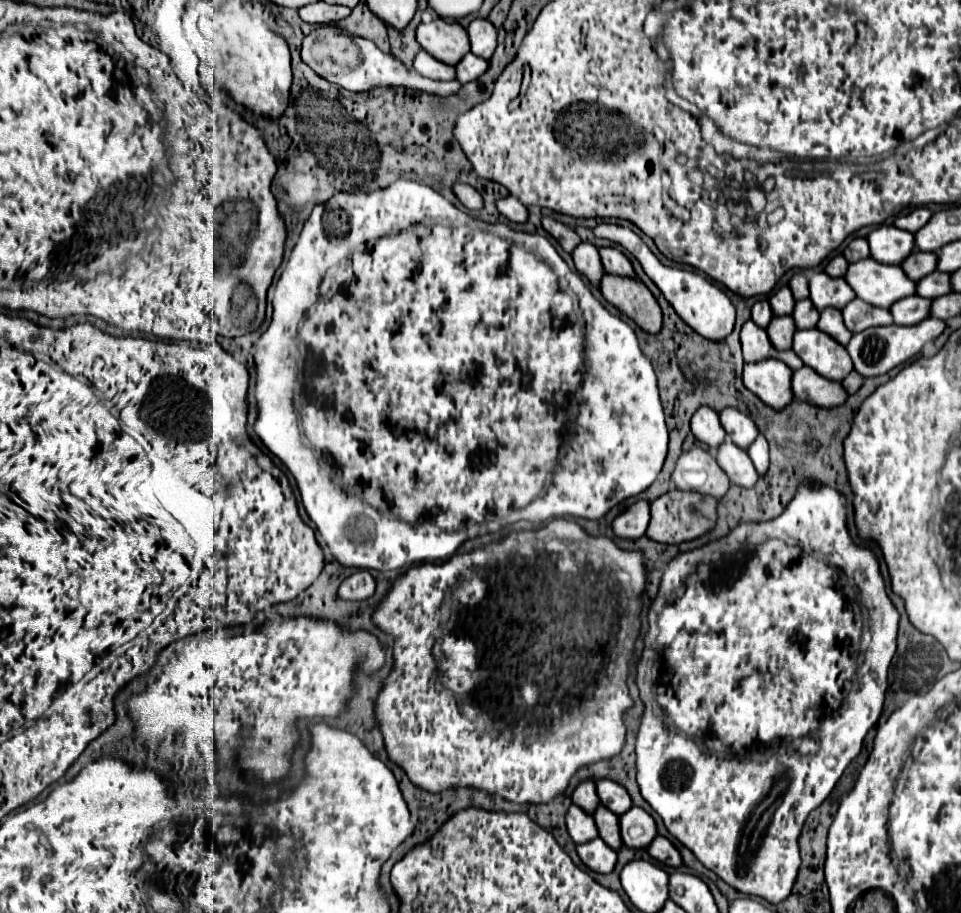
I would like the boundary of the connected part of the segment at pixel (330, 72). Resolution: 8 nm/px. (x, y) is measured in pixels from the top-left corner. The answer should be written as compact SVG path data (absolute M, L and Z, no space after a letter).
M324 24L324 26L312 30L304 38L302 60L316 74L320 74L328 82L334 82L350 92L366 92L376 86L408 86L414 90L428 90L430 94L452 94L460 88L460 84L456 80L434 82L434 80L428 80L416 72L410 72L398 58L382 52L372 40L356 36L352 32L344 32L332 24Z

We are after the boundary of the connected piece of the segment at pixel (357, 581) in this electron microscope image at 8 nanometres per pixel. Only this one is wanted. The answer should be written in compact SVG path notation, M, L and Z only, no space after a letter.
M359 570L346 580L339 587L338 593L343 600L367 600L376 590L376 582L374 582L372 574L366 570Z

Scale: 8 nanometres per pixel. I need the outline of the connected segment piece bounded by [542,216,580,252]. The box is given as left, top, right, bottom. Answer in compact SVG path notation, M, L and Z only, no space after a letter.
M544 216L544 218L542 218L542 226L544 226L544 230L546 230L550 236L554 236L554 238L560 242L560 246L562 246L566 252L572 252L574 246L580 244L578 234L576 234L572 228L568 228L566 224L554 220L552 216Z

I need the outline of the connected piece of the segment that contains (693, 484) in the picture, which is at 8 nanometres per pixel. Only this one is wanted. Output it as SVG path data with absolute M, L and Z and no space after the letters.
M698 446L680 454L672 472L672 482L678 490L700 492L714 498L722 498L730 488L730 480L724 470L716 466L714 456Z

